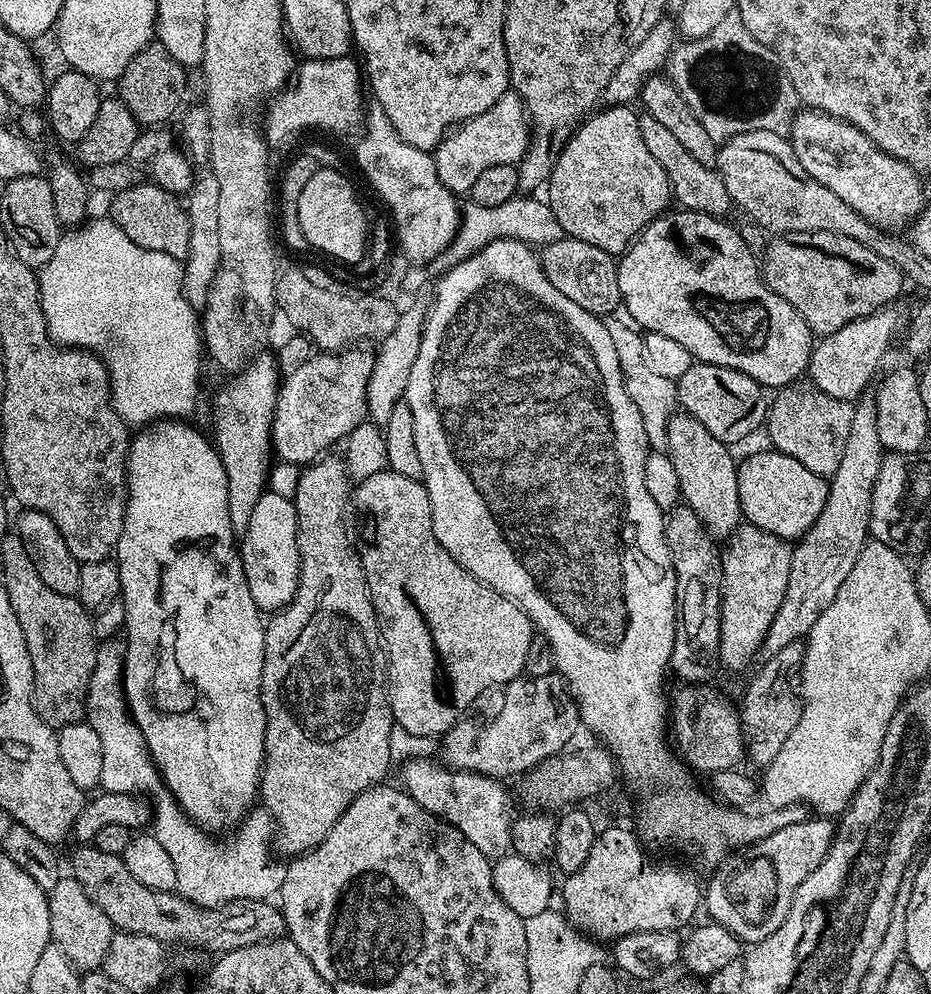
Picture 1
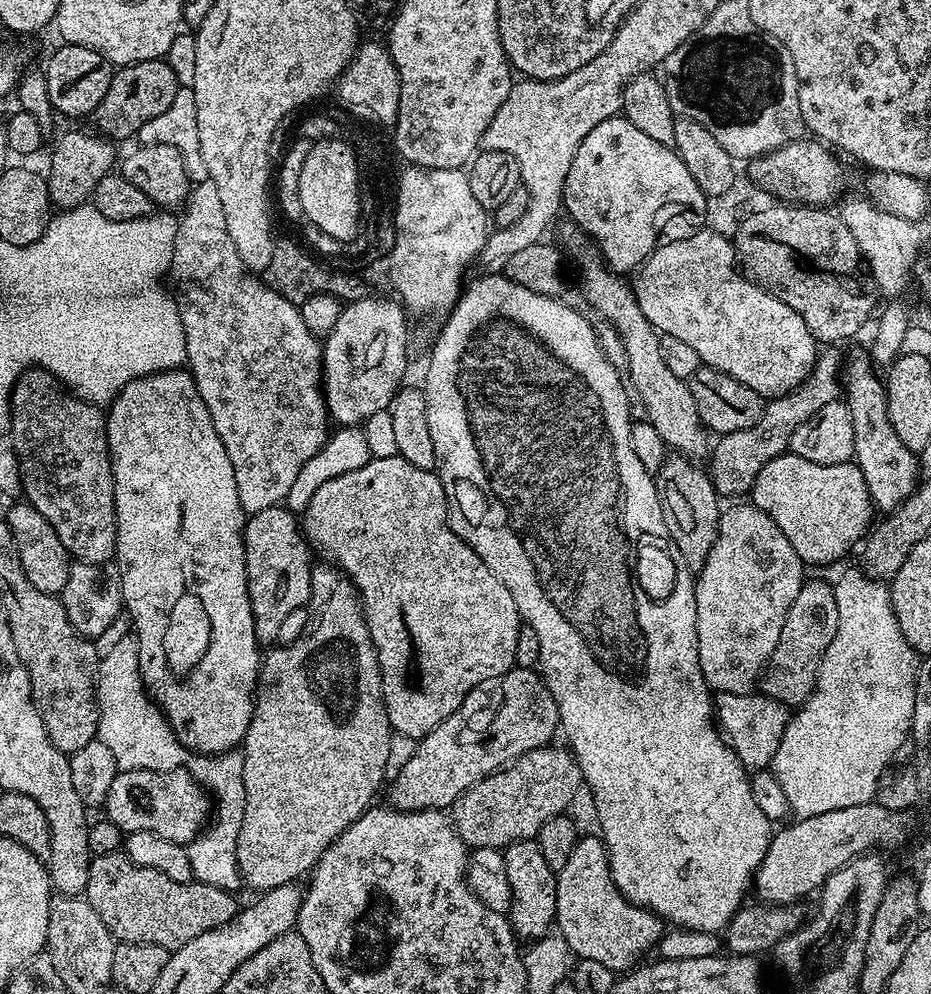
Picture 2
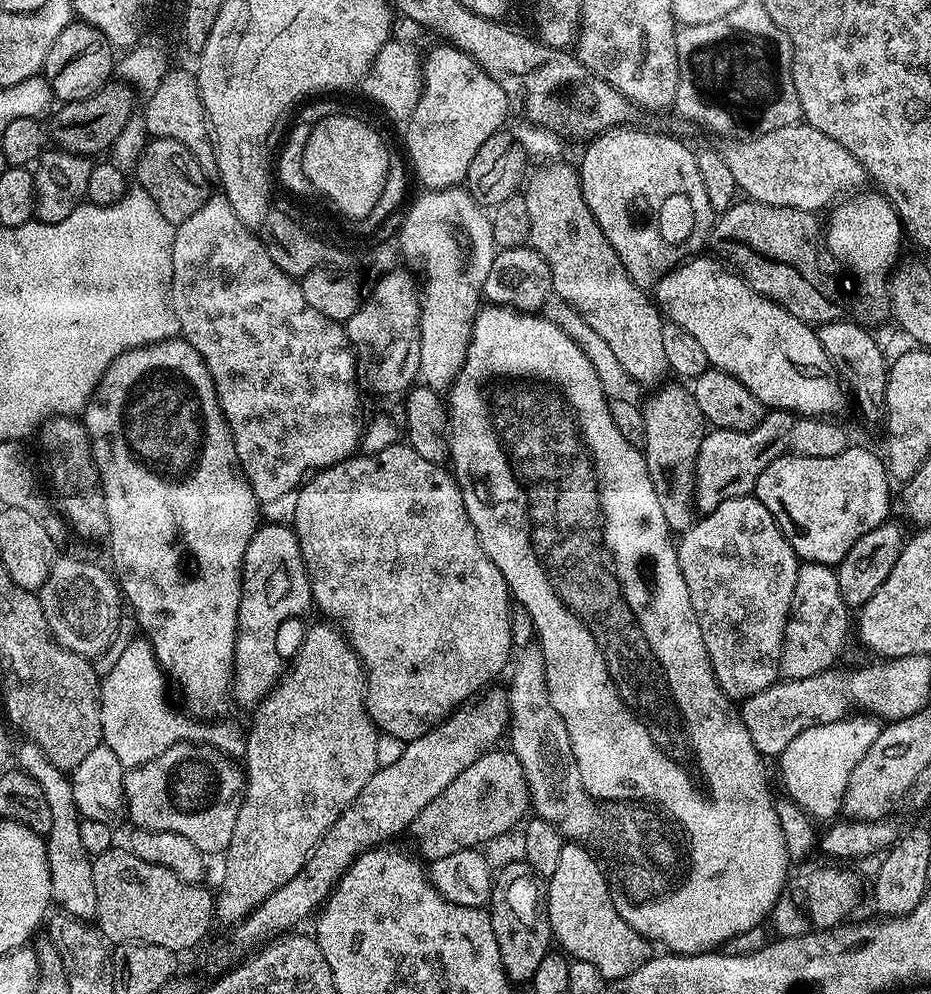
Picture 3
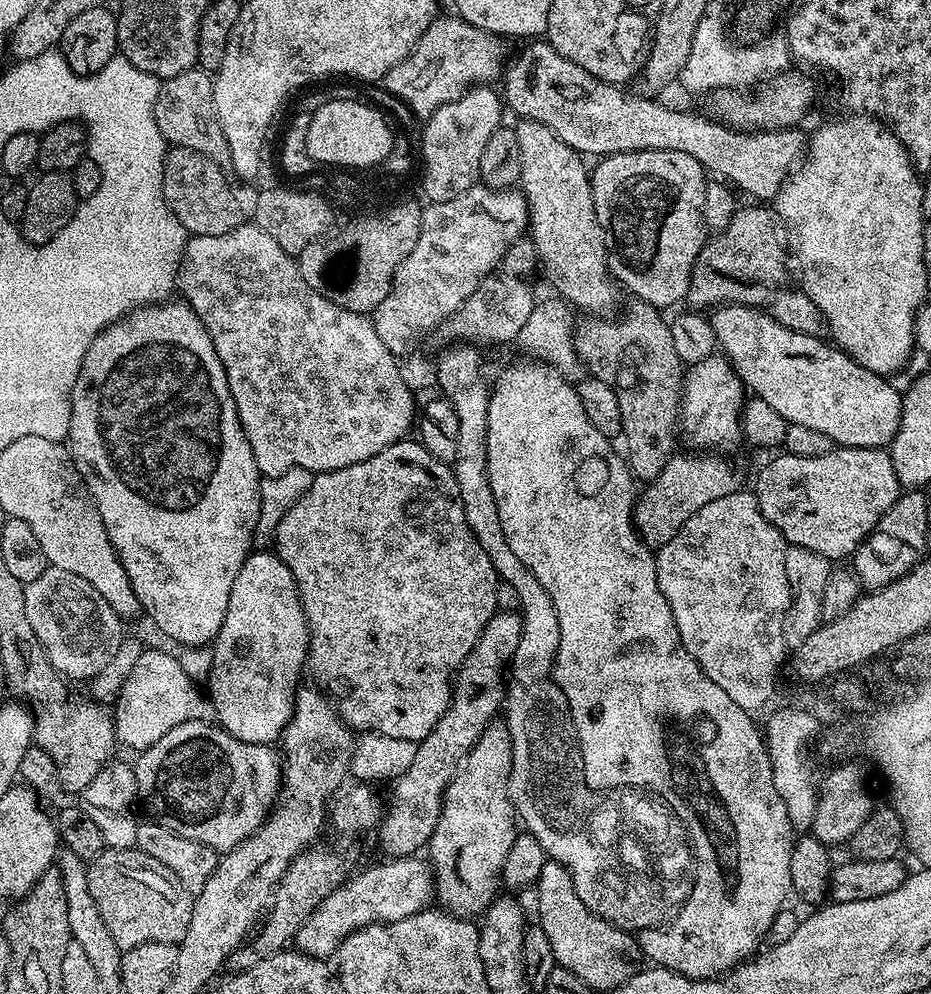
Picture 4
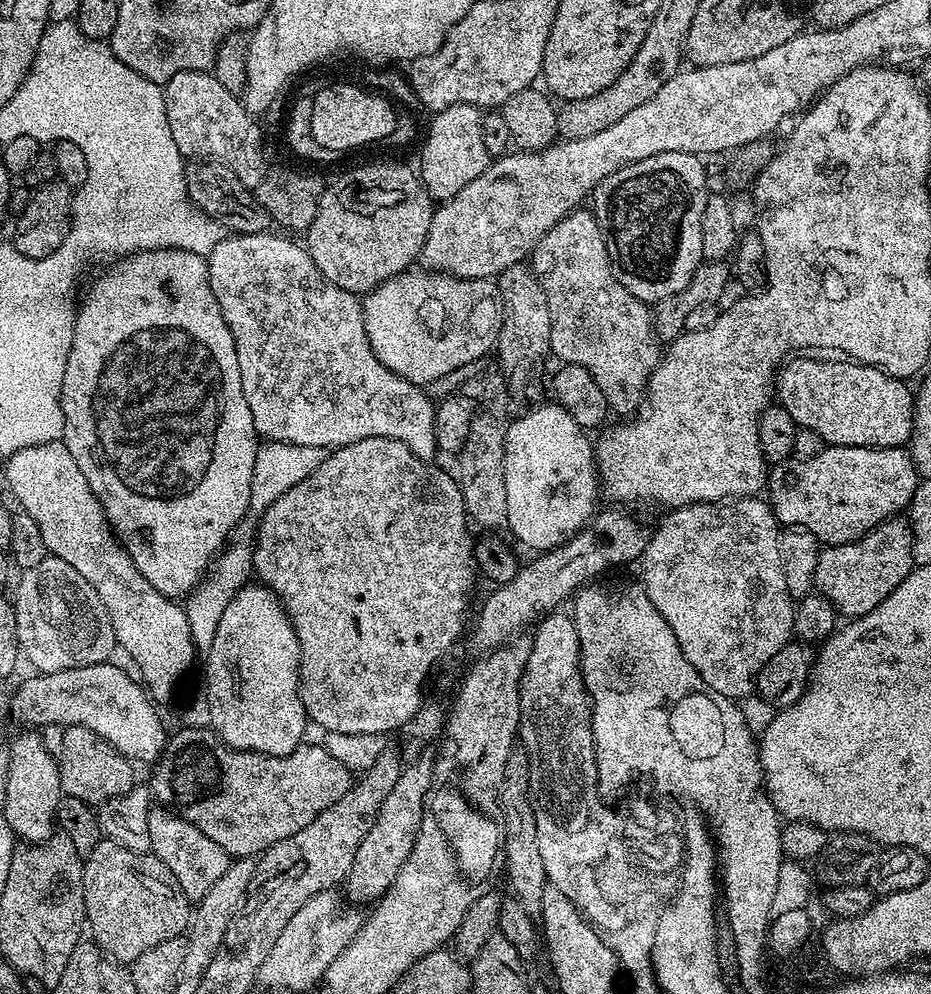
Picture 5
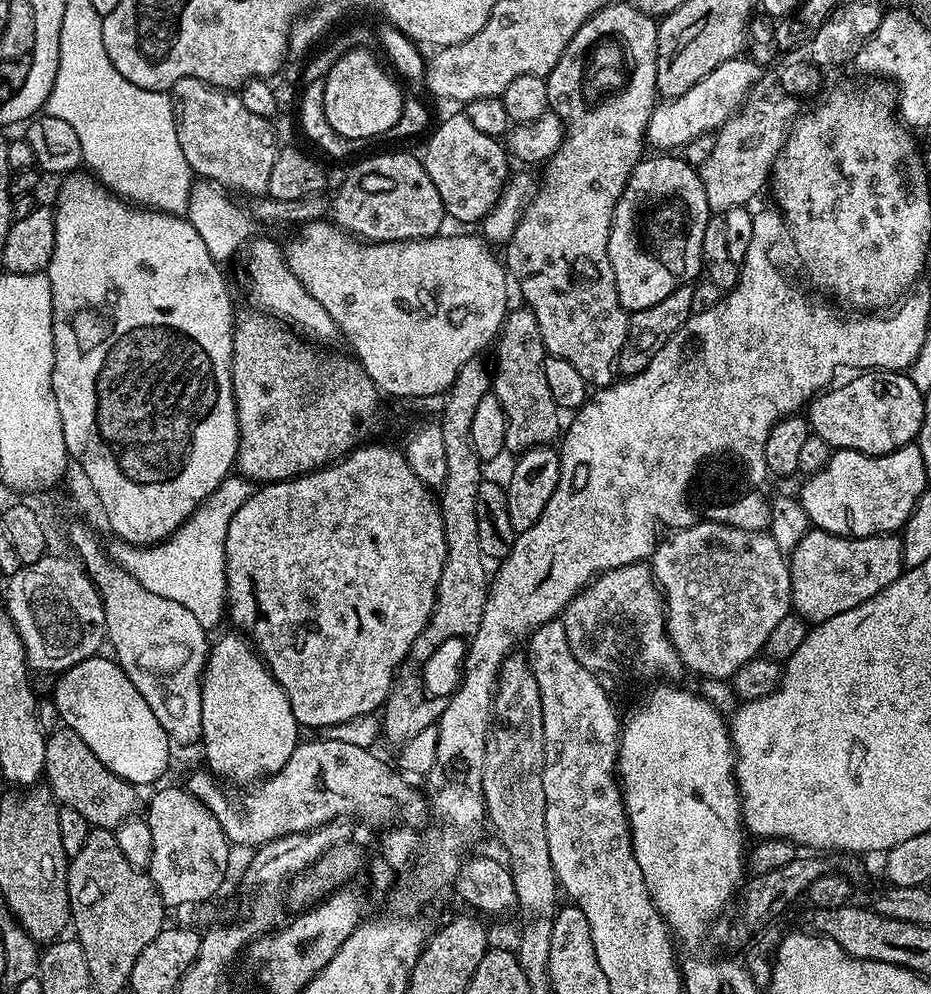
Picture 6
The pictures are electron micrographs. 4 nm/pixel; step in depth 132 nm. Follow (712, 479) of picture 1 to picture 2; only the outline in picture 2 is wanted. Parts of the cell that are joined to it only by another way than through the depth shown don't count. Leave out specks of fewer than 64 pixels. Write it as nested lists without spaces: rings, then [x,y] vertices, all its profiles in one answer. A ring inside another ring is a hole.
[[[571,222],[561,223],[560,240],[563,251],[576,263],[580,271],[580,288],[588,299],[588,304],[607,323],[615,328],[622,338],[622,346],[626,346],[626,358],[628,359],[627,383],[631,391],[640,399],[644,407],[643,415],[662,434],[665,444],[673,453],[689,458],[707,457],[710,452],[710,433],[700,422],[698,406],[694,406],[694,394],[690,394],[688,382],[678,378],[666,367],[662,358],[662,346],[660,345],[661,333],[653,328],[646,320],[646,314],[642,312],[642,306],[638,306],[636,293],[631,287],[623,284],[621,277],[607,267],[600,249],[592,243],[588,233],[583,232]]]

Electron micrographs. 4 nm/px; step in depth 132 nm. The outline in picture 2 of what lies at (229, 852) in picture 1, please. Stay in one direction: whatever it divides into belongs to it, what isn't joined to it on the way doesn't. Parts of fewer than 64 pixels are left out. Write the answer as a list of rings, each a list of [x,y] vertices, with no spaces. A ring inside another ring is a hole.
[[[233,750],[219,754],[204,754],[199,757],[200,769],[194,775],[208,789],[214,801],[211,823],[187,845],[193,877],[201,884],[213,884],[225,890],[241,887],[238,870],[238,830],[242,826],[242,816],[246,814],[246,786],[242,778],[244,769],[243,751]]]

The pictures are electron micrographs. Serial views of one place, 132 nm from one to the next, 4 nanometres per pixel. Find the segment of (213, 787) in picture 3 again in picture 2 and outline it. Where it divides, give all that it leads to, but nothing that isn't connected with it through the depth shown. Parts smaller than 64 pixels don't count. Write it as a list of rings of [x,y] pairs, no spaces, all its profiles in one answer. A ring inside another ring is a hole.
[[[177,766],[167,770],[157,770],[154,768],[129,768],[127,770],[117,771],[114,782],[110,785],[110,794],[108,797],[106,797],[106,799],[104,799],[104,803],[102,805],[103,811],[108,811],[105,812],[106,819],[117,824],[120,828],[120,831],[125,834],[133,832],[134,830],[150,830],[154,834],[162,834],[162,838],[170,838],[170,842],[178,842],[179,844],[183,844],[185,846],[191,844],[192,841],[204,831],[206,825],[209,823],[210,813],[213,811],[214,804],[210,799],[210,793],[208,789],[196,779],[195,775],[193,775],[191,771],[187,772],[187,770],[184,768],[187,767]]]

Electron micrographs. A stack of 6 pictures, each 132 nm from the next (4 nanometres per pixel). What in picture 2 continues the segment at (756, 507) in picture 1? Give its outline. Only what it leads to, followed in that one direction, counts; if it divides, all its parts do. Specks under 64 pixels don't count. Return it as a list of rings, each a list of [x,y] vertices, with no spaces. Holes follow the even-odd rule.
[[[779,456],[762,466],[750,500],[786,534],[798,558],[808,566],[832,564],[842,559],[867,537],[874,524],[870,490],[855,462],[815,464],[801,456]]]

